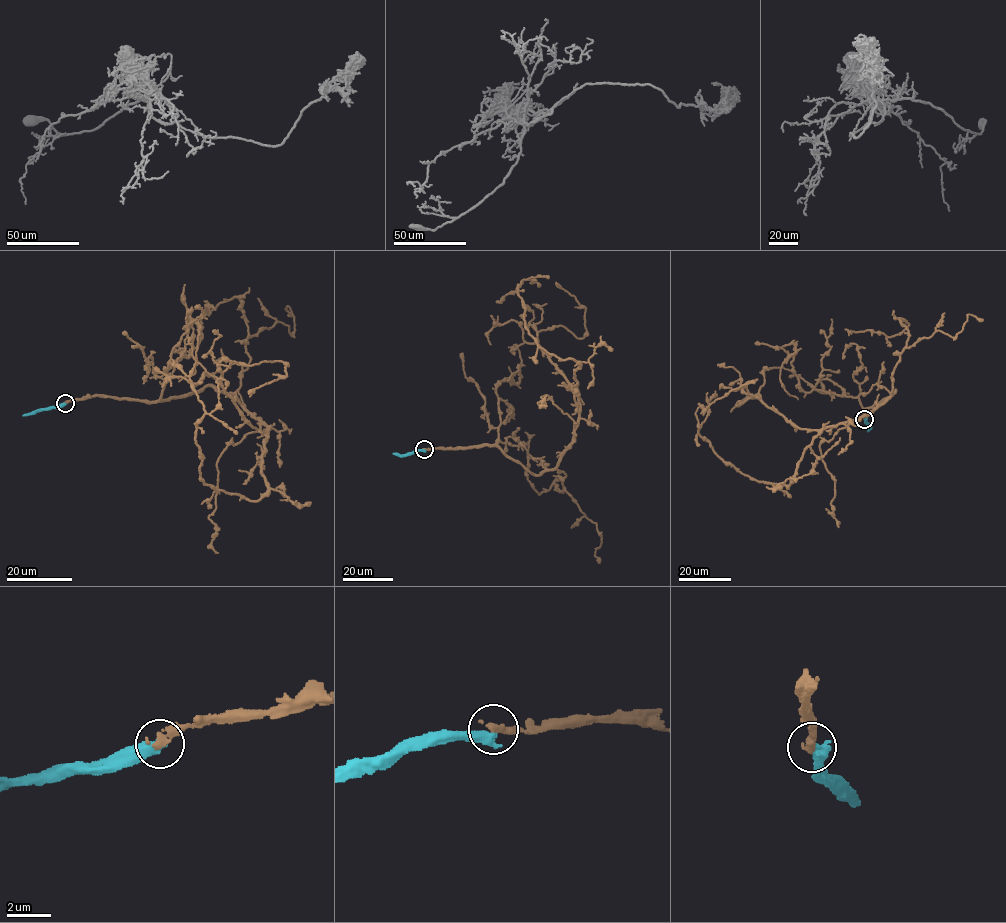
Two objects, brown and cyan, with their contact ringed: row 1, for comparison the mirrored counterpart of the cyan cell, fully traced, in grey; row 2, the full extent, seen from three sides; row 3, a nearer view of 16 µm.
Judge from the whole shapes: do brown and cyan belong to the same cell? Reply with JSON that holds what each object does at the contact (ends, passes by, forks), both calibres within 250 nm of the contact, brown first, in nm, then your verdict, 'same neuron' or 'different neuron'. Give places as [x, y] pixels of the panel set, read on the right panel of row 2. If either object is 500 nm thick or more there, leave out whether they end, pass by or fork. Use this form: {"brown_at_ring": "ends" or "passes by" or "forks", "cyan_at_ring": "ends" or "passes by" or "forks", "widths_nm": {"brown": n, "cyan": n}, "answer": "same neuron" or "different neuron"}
{"brown_at_ring": "ends", "cyan_at_ring": "ends", "widths_nm": {"brown": 380, "cyan": 440}, "answer": "different neuron"}

